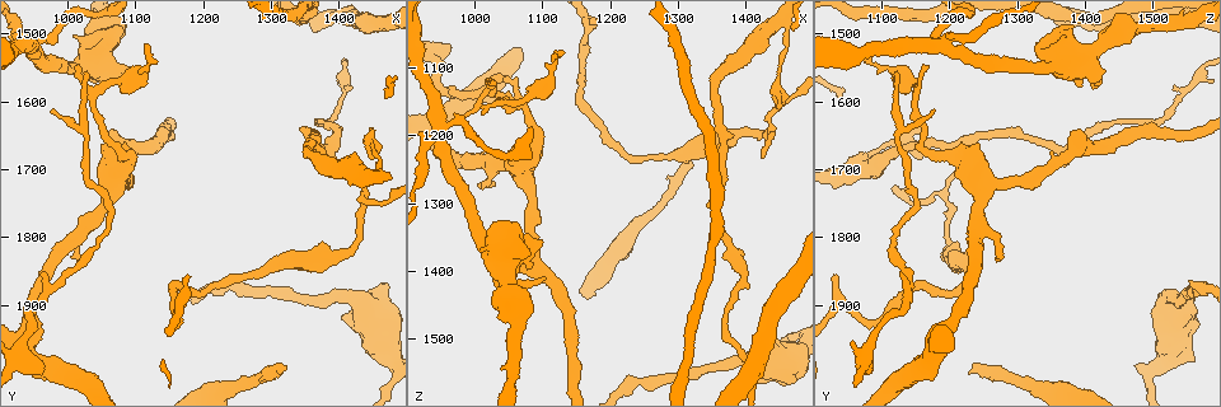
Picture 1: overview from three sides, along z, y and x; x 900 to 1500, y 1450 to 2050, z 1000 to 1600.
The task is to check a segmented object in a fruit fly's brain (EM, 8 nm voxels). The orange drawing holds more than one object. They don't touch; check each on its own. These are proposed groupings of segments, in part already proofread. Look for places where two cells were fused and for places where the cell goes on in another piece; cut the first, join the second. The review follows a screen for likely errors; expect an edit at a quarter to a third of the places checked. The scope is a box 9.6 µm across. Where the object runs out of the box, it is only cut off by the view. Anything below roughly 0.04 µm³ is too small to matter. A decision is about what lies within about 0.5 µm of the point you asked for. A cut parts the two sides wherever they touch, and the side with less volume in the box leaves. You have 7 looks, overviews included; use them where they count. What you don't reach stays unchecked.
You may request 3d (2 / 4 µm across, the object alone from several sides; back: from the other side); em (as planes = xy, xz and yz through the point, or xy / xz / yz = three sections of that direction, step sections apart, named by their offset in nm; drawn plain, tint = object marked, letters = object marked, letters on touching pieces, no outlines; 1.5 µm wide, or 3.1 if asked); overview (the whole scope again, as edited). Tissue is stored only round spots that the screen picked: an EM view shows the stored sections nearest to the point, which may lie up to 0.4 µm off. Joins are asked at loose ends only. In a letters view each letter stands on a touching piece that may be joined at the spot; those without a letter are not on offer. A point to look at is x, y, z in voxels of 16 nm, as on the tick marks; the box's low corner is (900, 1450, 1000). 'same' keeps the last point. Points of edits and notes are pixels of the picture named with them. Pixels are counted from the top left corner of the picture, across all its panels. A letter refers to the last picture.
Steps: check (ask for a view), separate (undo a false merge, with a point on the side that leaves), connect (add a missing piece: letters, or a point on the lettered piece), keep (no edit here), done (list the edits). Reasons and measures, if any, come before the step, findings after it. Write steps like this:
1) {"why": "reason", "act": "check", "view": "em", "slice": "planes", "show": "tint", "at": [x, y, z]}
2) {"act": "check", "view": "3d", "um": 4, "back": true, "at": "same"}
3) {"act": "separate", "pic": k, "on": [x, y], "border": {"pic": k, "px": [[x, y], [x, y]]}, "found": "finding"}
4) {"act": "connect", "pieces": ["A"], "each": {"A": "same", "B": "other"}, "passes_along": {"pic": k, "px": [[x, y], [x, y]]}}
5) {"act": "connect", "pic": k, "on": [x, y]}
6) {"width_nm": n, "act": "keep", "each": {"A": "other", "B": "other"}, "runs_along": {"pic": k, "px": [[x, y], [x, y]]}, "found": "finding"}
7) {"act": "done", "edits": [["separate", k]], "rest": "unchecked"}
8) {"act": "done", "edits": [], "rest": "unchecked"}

{"why": "an open end", "act": "check", "view": "em", "slice": "xz", "step": 4, "show": "tint", "at": [1315, 2000, 1225]}

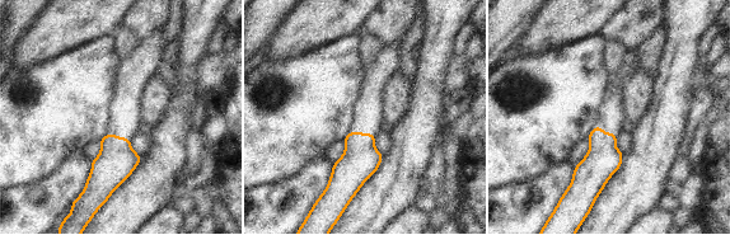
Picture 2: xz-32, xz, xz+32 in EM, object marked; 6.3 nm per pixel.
{"act": "check", "view": "em", "slice": "yz", "step": 8, "show": "letters", "at": "same"}

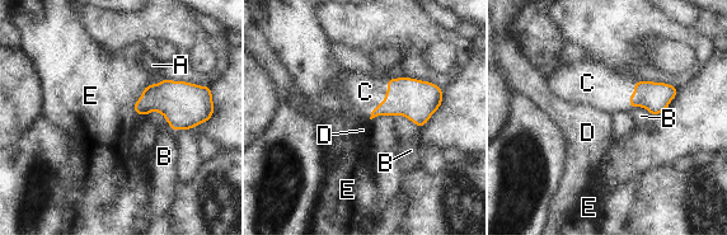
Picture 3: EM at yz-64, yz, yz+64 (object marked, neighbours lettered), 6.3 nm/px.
{"act": "connect", "pieces": ["C"], "each": {"A": "other", "B": "other", "C": "same", "D": "other", "E": "other"}, "passes_along": {"pic": 3, "px": [[417, 100], [384, 99], [365, 92]]}, "found": "the cell continues"}

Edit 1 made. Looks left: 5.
{"why": "see it whole again", "act": "check", "view": "overview"}

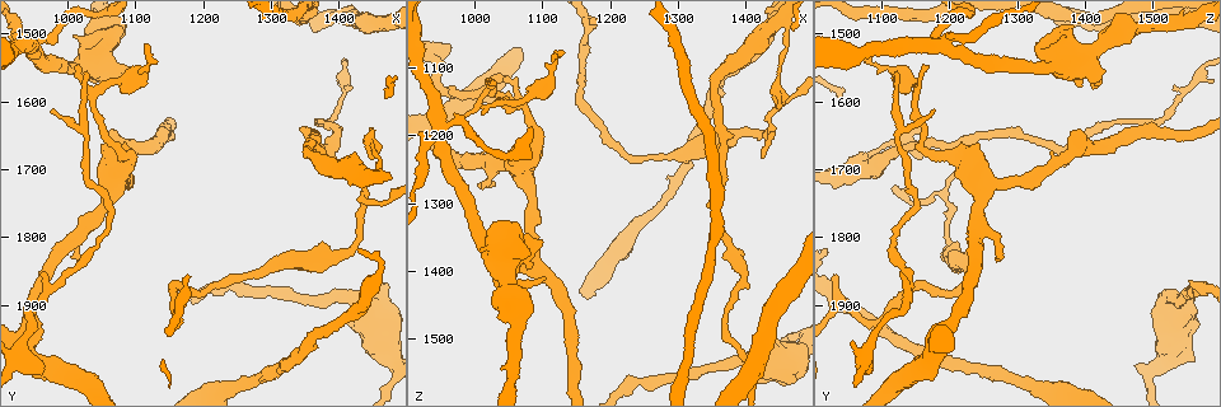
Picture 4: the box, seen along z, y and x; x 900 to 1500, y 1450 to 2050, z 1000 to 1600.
{"why": "four arms meet", "act": "check", "view": "3d", "um": 4, "at": [950, 1520, 1180]}

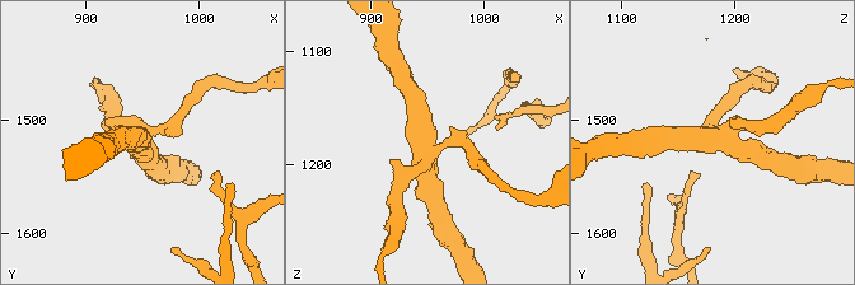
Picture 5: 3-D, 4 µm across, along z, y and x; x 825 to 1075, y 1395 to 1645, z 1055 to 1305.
{"act": "check", "view": "em", "slice": "planes", "show": "plain", "at": [948, 1518, 1184]}

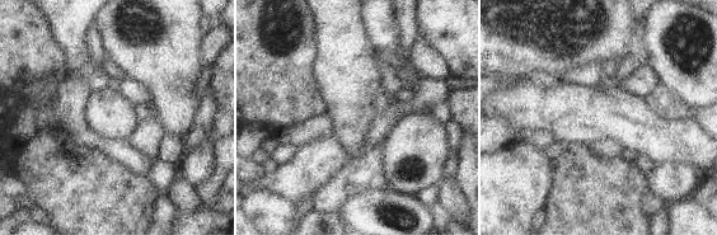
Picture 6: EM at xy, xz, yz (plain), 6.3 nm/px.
{"act": "check", "view": "em", "slice": "planes", "show": "letters", "at": "same"}

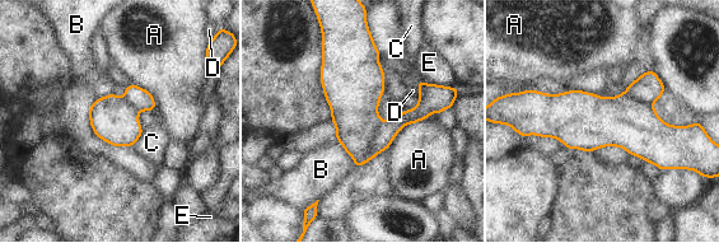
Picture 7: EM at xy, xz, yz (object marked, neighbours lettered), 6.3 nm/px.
{"act": "separate", "pic": 7, "on": [387, 130], "each": {"A": "other", "B": "other", "C": "other", "D": "other", "E": "other"}, "part_leaving": {"pic": 7, "px": [[429, 88], [426, 102], [372, 154]]}, "found": "two cells meet here"}

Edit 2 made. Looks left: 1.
{"act": "done", "edits": [["connect", 3], ["separate", 7]], "rest": "unchecked"}

